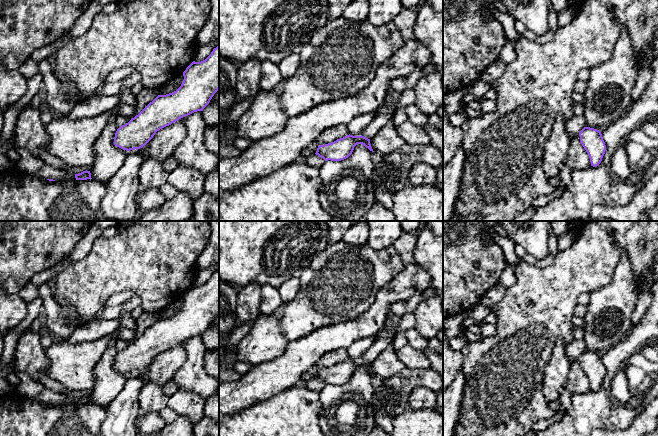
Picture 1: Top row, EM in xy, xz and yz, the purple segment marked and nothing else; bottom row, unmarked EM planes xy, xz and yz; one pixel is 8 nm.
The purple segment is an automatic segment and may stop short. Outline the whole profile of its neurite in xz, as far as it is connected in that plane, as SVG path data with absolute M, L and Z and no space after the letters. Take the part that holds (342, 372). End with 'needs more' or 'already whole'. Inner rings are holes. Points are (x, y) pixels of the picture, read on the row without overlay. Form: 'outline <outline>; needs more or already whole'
outline M347 359L343 362L324 369L319 369L315 378L305 382L306 389L320 392L325 385L341 385L348 382L357 368L362 368L370 375L374 376L370 363L364 360Z; needs more

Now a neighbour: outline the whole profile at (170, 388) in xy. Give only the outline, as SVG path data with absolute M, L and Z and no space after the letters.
M170 380L163 386L163 392L168 398L174 395L177 391L178 391L178 385L174 380Z

